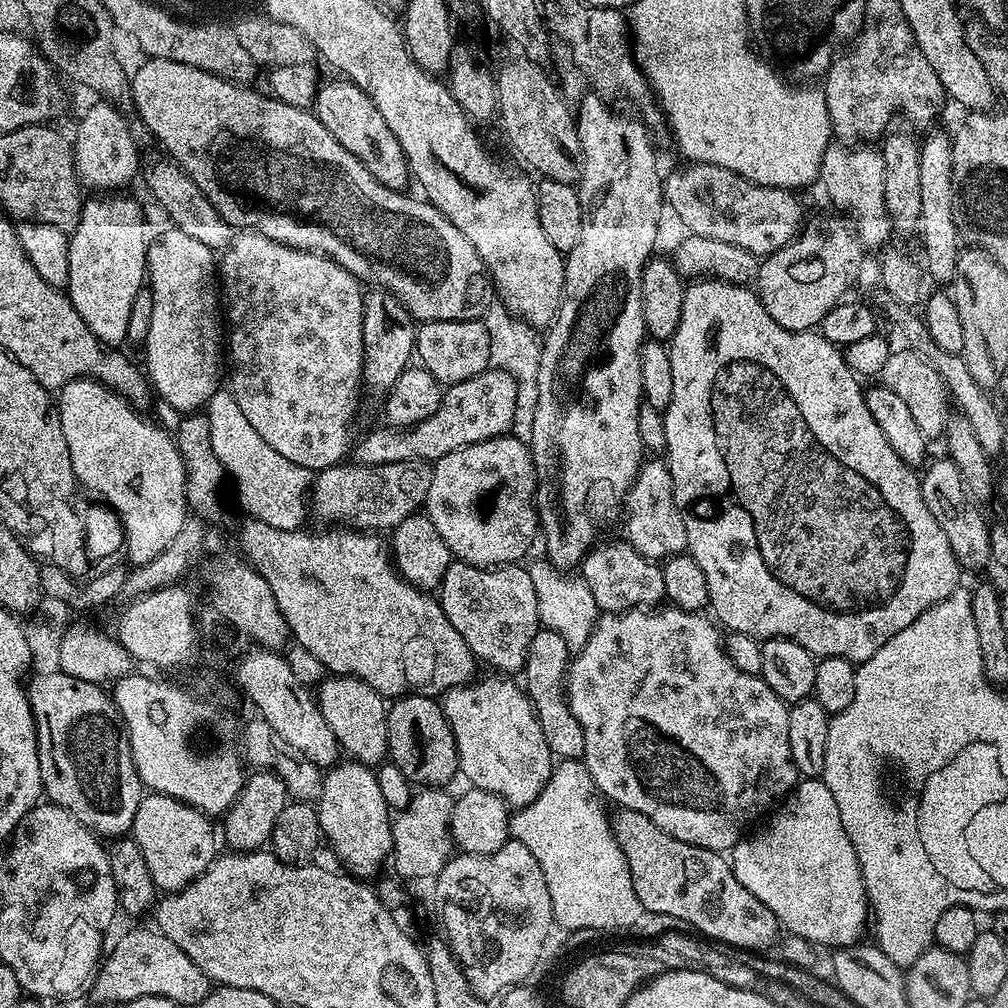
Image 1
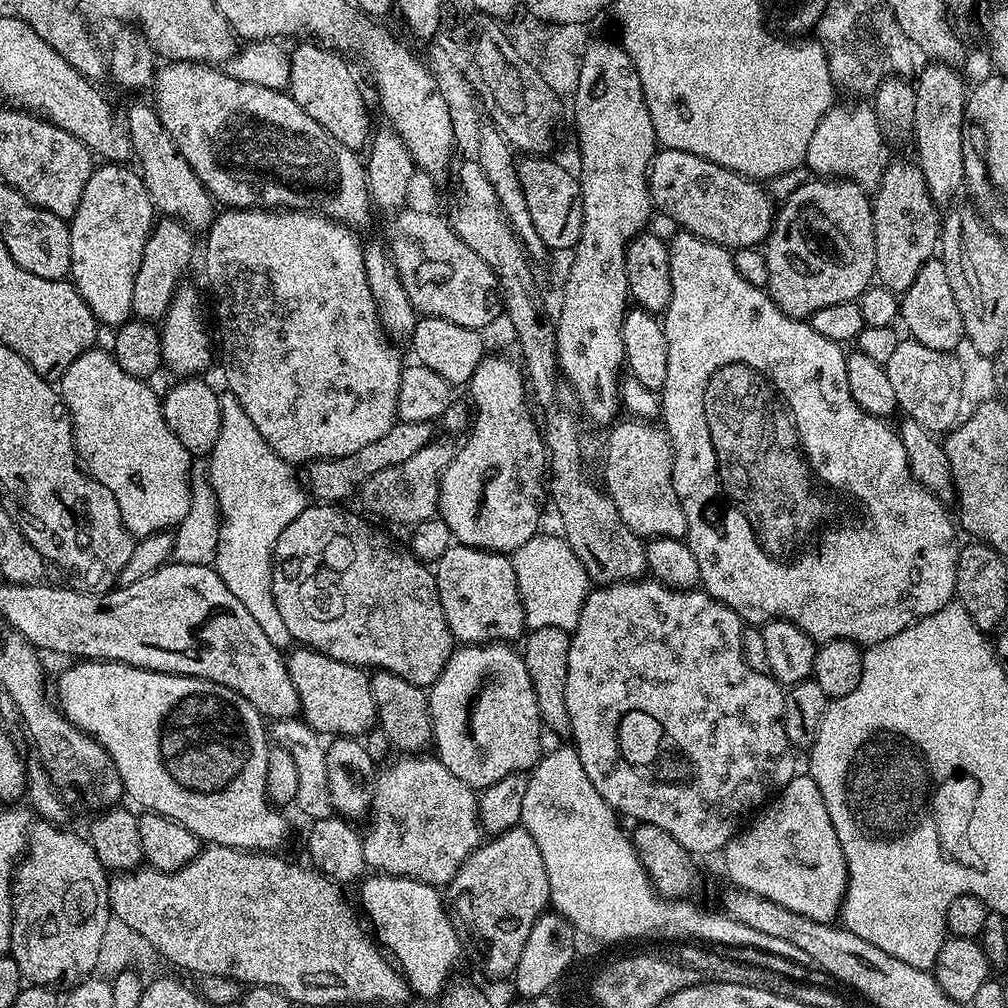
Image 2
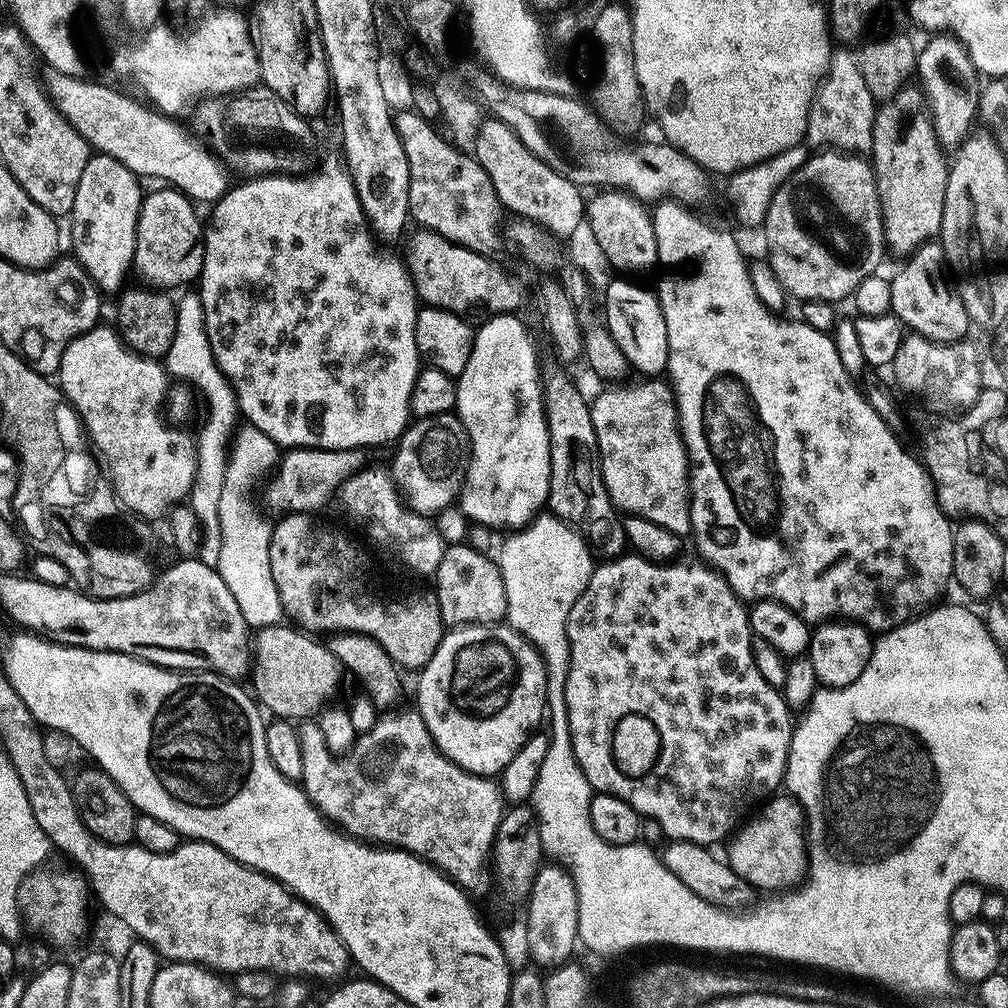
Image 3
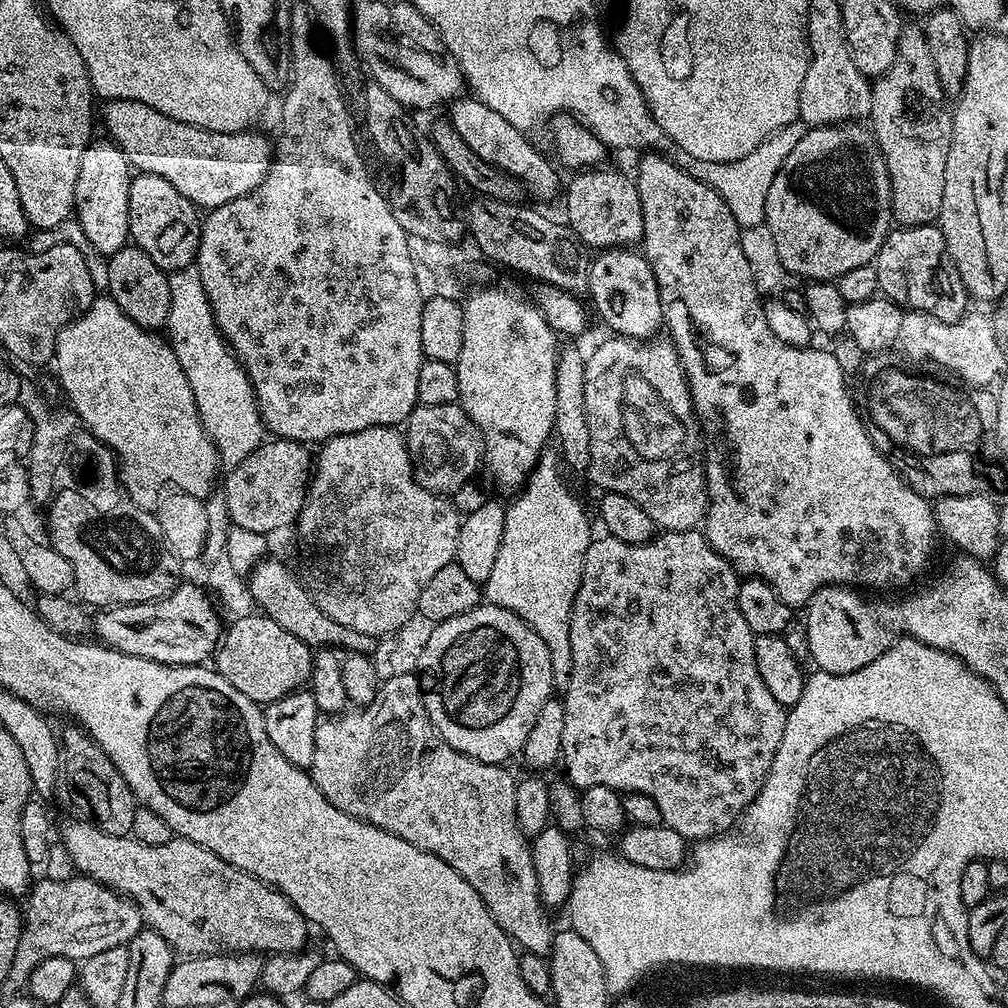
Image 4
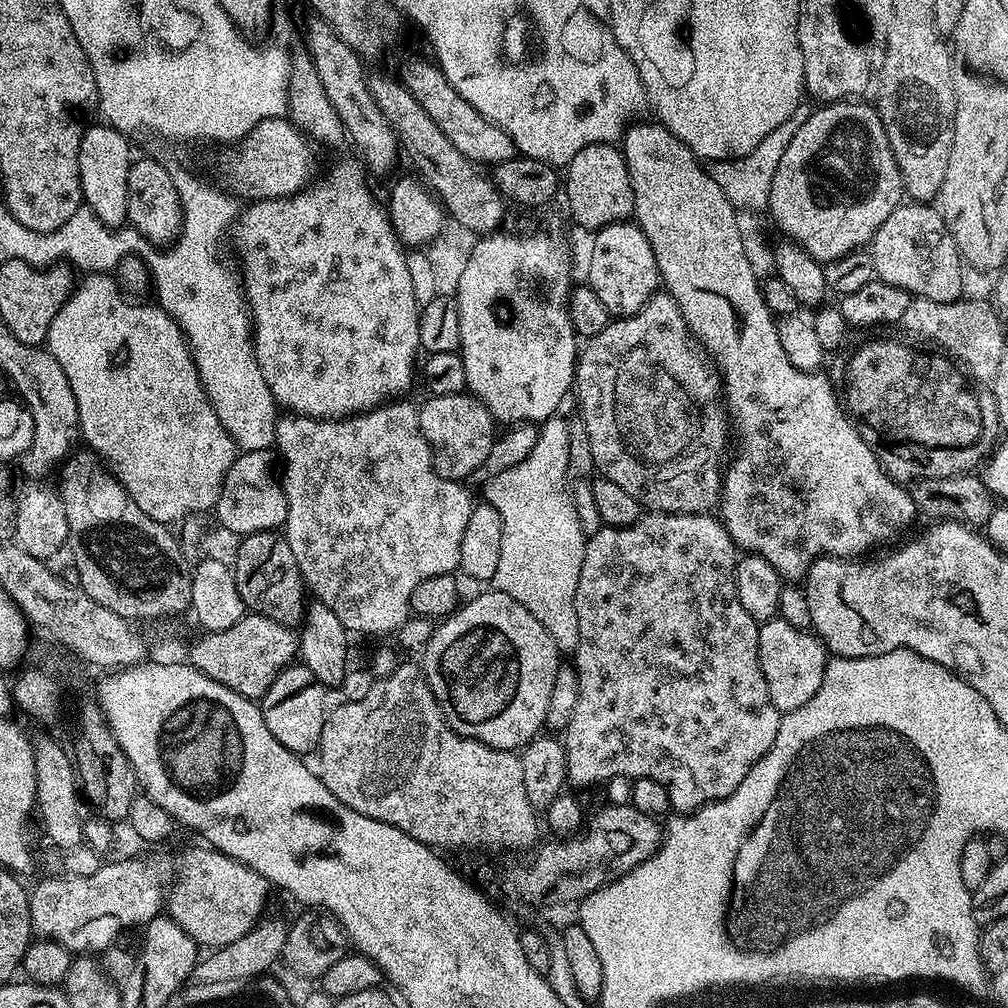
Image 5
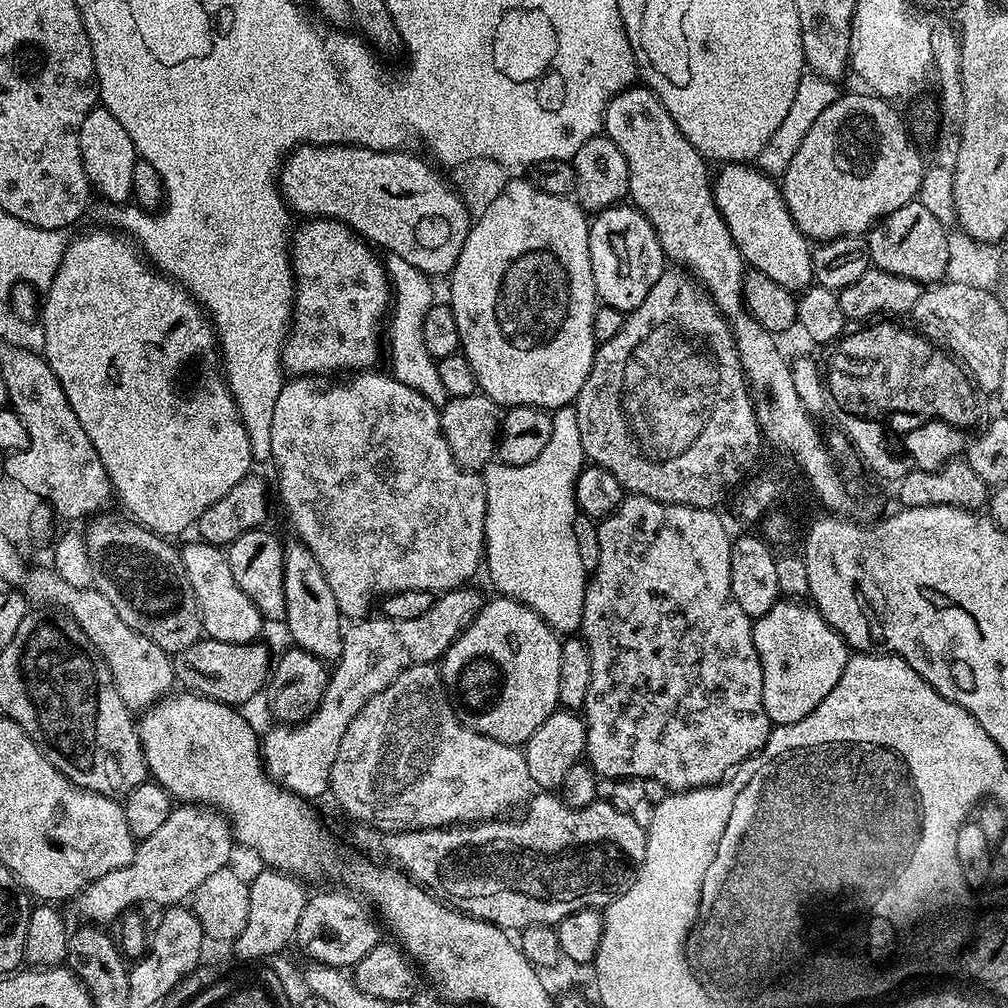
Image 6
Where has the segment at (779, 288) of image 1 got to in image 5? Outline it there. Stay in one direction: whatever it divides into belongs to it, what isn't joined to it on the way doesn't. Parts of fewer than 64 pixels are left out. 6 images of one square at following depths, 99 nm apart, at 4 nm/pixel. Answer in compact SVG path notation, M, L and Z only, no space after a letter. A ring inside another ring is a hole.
M856 98L846 100L837 100L835 102L825 103L817 112L812 112L808 117L801 119L797 132L790 139L790 144L783 151L782 158L779 159L778 168L774 171L773 184L770 186L769 202L767 211L772 212L772 220L785 232L787 239L791 243L799 244L800 247L807 250L813 258L821 262L831 262L840 260L843 256L847 256L850 252L863 249L865 245L871 241L872 235L882 226L882 222L886 222L886 218L890 218L890 214L899 208L905 199L904 179L900 173L900 167L896 161L894 150L888 141L886 130L882 124L882 118L879 112L871 103L859 104L861 101Z

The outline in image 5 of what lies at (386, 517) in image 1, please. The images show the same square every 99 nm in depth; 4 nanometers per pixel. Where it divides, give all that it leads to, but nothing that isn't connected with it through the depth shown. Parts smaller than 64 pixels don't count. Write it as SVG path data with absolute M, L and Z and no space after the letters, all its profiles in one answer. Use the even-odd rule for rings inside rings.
M459 392L458 394L442 394L441 396L429 395L428 401L419 405L420 429L426 438L426 442L432 451L432 465L435 466L437 474L448 480L463 481L464 476L471 472L479 473L486 462L486 454L490 454L490 446L498 435L497 425L488 413L488 408L481 400L477 400L471 394Z

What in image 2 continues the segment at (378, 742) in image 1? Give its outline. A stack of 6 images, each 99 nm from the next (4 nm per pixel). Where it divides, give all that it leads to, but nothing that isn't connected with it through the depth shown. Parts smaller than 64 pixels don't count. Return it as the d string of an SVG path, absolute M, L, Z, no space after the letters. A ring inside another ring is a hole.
M296 646L287 653L286 665L300 699L303 723L328 738L360 738L377 723L376 703L369 673L357 664L338 662L313 648Z

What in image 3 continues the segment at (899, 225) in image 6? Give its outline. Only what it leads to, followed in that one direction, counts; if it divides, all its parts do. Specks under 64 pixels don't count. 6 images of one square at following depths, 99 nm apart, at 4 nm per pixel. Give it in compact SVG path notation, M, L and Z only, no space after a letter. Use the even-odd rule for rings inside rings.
M926 243L911 252L901 264L904 265L890 276L892 315L904 323L905 329L911 330L915 335L925 336L927 340L937 340L940 344L954 344L965 339L969 335L969 316L946 271L949 265L942 244Z

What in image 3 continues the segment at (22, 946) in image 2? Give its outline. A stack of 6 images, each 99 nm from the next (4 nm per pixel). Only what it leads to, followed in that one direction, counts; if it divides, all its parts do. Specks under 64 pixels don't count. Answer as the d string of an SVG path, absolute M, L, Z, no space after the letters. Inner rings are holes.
M37 870L24 879L24 887L20 890L20 911L22 919L29 929L44 931L48 940L56 948L72 948L84 936L88 928L88 896L90 900L90 885L79 871L74 872L44 872Z

